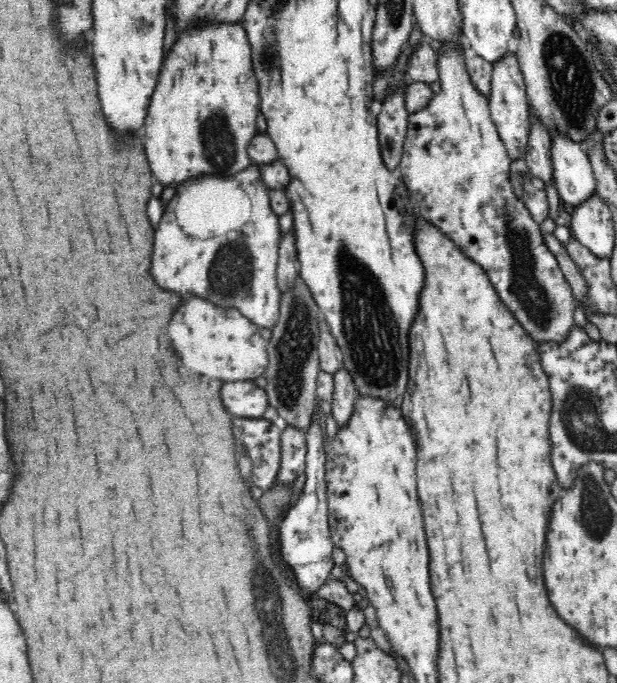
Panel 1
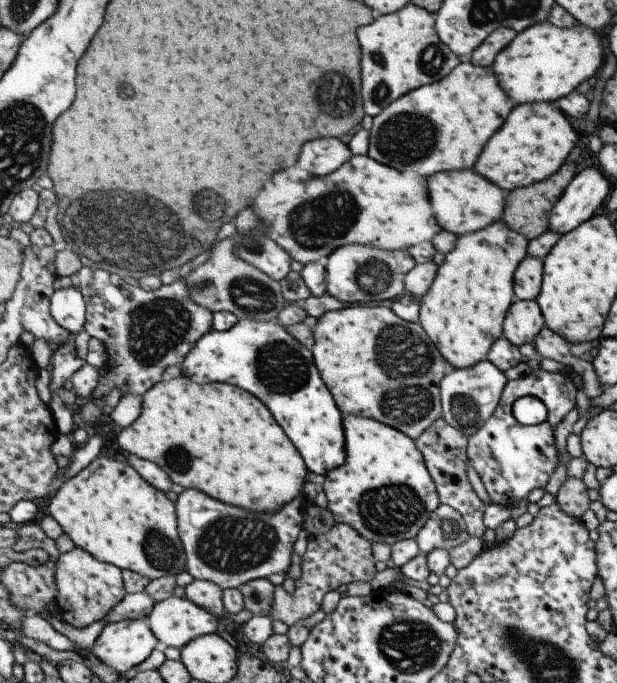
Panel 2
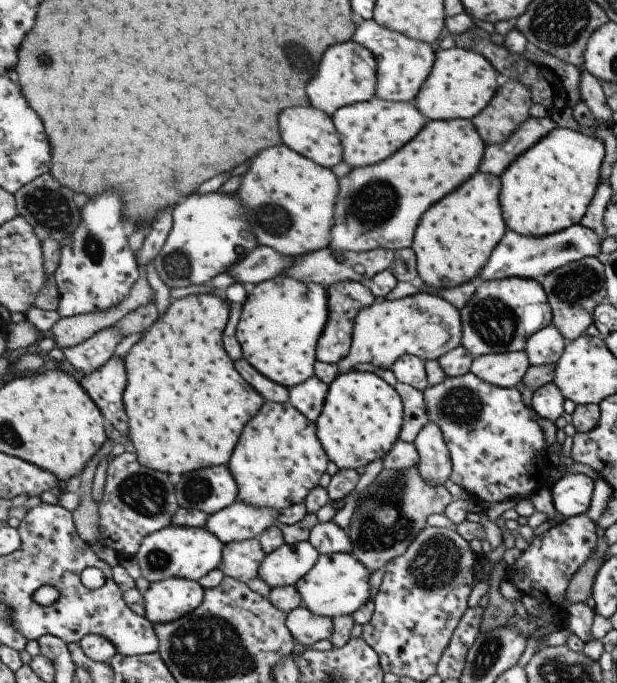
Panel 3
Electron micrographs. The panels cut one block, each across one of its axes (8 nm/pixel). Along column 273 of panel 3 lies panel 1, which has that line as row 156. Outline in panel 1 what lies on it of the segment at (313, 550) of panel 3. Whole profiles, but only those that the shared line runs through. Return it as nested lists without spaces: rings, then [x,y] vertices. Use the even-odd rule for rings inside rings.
[[[558,133],[551,140],[553,177],[559,197],[573,207],[584,204],[597,192],[595,174],[584,145]]]

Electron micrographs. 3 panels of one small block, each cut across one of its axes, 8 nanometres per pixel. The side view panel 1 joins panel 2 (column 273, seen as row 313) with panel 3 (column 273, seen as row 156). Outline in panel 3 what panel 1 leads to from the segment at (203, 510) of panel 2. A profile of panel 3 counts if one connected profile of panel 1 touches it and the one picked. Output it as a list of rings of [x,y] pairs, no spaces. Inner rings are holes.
[[[289,400],[286,403],[266,401],[259,414],[246,426],[238,446],[235,447],[228,467],[238,481],[238,500],[251,506],[285,511],[290,506],[306,501],[310,492],[319,486],[321,476],[328,472],[332,460],[318,437],[318,425],[303,411],[295,408]]]

